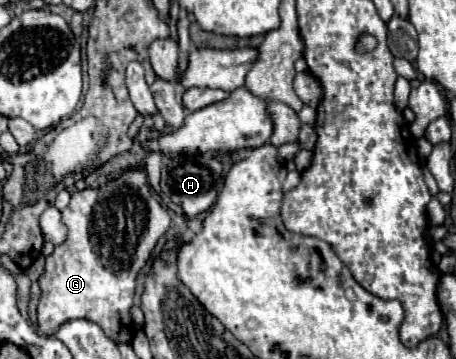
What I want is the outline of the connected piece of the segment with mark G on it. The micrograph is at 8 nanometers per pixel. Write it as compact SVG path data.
M146 170L126 172L118 180L112 180L100 188L84 188L72 194L70 204L62 210L62 220L68 226L68 238L62 246L56 246L52 256L46 258L46 266L42 276L38 278L42 296L36 308L38 314L38 330L44 336L54 336L62 322L84 318L98 324L108 338L118 340L122 326L126 326L126 342L132 340L132 298L136 288L136 274L150 258L152 248L158 238L166 234L170 226L168 212L160 206L160 202L152 196L148 186Z

